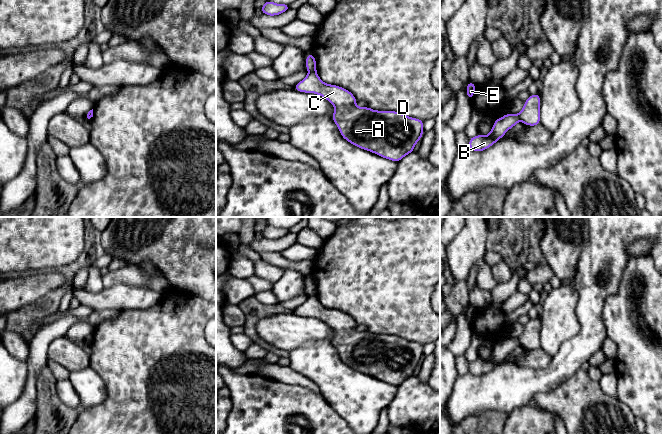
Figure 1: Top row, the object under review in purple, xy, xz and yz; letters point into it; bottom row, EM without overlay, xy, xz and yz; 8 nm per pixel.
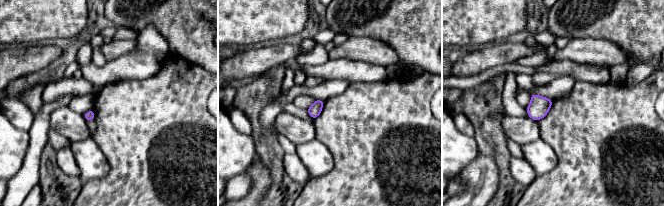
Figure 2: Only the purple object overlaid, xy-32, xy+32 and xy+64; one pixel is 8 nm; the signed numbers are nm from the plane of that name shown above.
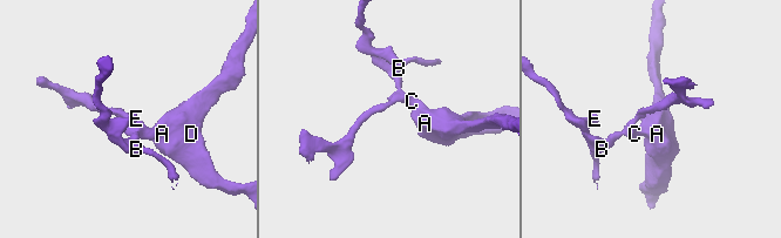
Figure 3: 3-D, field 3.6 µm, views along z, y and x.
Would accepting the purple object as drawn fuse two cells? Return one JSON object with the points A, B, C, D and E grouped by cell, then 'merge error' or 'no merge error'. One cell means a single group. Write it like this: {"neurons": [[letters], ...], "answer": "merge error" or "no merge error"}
{"neurons": [["A", "C", "D"], ["B", "E"]], "answer": "merge error"}

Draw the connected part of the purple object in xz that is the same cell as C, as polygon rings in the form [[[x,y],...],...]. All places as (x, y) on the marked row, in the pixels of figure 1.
[[[309,72],[293,89],[299,92],[315,93],[330,101],[335,108],[332,119],[345,140],[396,163],[414,151],[416,143],[423,135],[423,120],[396,111],[376,111],[368,107],[357,107],[357,100],[350,91],[324,83],[316,72]]]

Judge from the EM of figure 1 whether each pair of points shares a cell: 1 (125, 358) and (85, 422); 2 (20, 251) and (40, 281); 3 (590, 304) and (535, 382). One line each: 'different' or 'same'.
1: same
2: different
3: same

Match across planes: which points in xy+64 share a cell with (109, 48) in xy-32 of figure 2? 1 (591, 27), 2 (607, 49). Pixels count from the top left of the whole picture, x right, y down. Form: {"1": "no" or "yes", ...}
{"1": "no", "2": "yes"}

